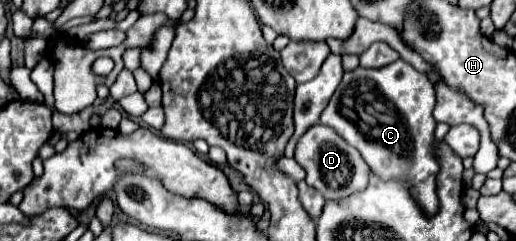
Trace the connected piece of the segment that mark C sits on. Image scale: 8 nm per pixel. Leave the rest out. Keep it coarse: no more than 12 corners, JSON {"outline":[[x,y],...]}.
{"outline":[[405,60],[345,72],[319,124],[439,210],[435,88]]}

